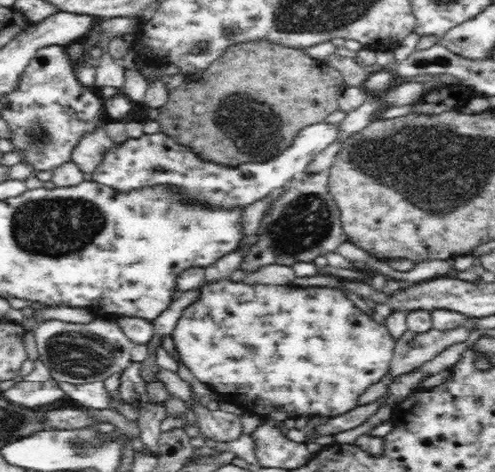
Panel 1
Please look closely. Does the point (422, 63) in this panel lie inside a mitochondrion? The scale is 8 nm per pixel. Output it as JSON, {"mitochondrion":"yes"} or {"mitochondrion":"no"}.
{"mitochondrion":"no"}

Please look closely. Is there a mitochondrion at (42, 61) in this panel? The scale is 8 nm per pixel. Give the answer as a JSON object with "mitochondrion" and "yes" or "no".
{"mitochondrion":"no"}

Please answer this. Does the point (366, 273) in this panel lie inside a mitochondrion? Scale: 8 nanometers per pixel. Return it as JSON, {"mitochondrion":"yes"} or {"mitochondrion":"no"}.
{"mitochondrion":"no"}

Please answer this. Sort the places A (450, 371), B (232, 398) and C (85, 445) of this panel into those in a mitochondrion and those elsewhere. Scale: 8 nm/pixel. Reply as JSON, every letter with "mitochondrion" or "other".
{"A":"other","B":"other","C":"mitochondrion"}

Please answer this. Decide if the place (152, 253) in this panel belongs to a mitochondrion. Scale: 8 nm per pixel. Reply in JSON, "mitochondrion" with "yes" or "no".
{"mitochondrion":"no"}

